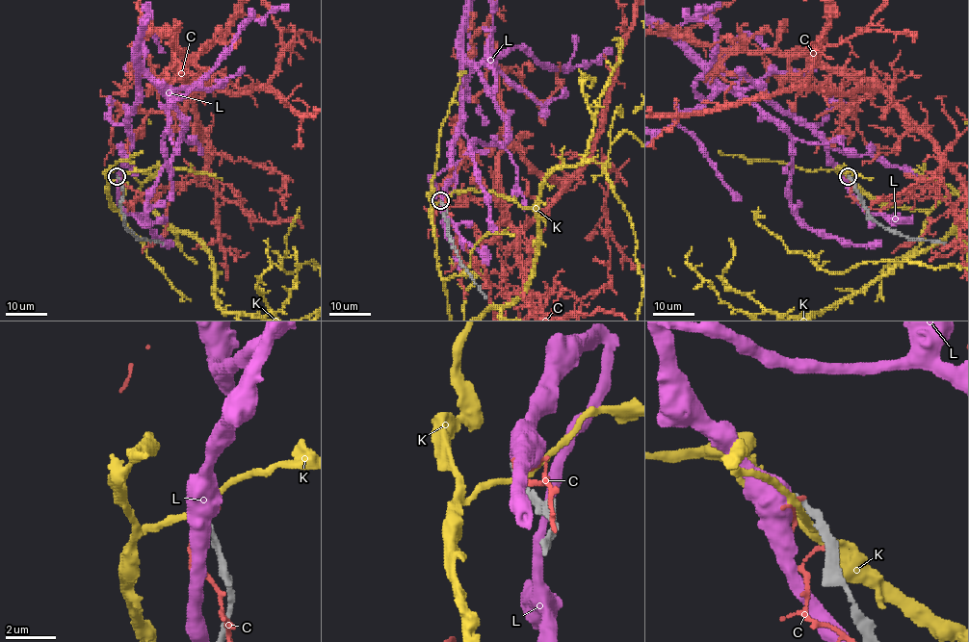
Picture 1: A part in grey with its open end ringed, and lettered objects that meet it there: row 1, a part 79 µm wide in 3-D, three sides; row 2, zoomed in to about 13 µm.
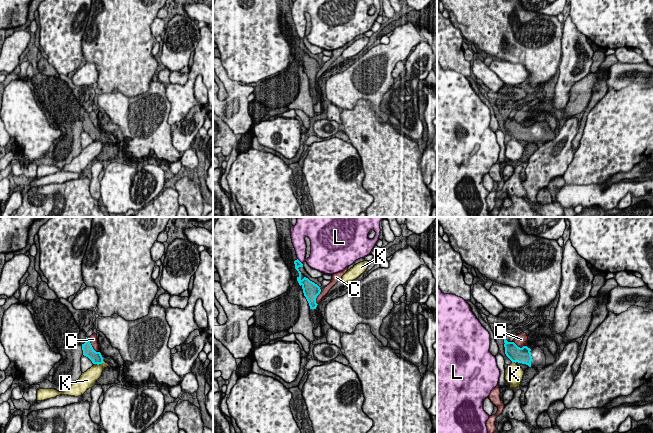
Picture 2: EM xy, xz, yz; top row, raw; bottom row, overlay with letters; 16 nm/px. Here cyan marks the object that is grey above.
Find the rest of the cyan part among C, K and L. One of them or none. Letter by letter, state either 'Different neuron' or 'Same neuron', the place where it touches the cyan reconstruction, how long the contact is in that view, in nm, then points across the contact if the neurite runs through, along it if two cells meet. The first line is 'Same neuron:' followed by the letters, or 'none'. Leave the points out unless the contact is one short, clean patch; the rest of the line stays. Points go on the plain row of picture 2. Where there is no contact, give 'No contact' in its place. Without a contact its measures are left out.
Same neuron: none
C: Different neuron. Touches cyan at xy (91, 122). Shared border 320 nm. Boundary: xy (87, 114), (91, 122), (99, 128)
K: Different neuron. Touches cyan at xy (98, 140). Shared border 170 nm. Boundary: xy (103, 137), (94, 140)
L: Different neuron. Touches cyan at xz (299, 37). Shared border 110 nm. Boundary: xz (297, 35), (301, 39)

